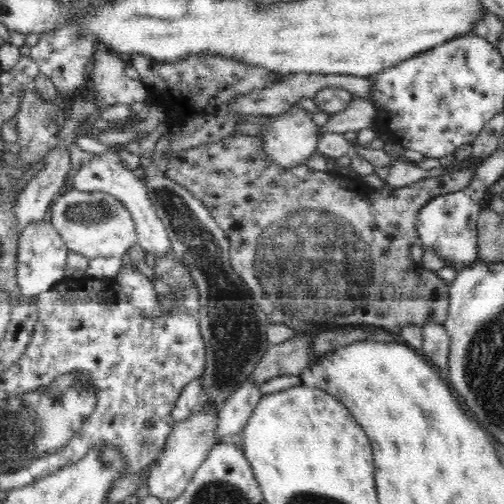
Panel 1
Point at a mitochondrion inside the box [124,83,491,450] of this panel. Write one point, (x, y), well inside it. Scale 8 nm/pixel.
(312, 268)

